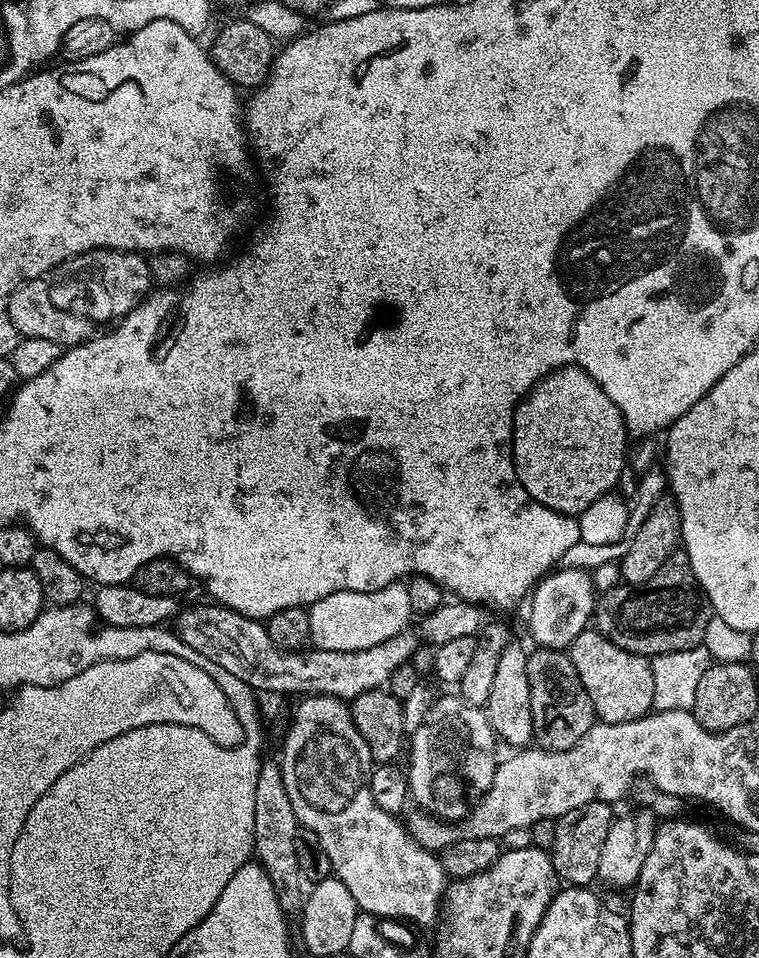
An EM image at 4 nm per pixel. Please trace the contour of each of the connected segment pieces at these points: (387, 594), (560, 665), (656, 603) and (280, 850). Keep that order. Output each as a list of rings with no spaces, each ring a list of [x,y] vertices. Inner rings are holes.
[[[400,582],[373,592],[330,594],[311,604],[307,614],[311,643],[318,648],[343,652],[378,646],[378,642],[386,642],[386,638],[394,638],[394,634],[408,627],[414,616],[410,595],[407,594],[405,585]]]
[[[537,647],[528,652],[526,678],[530,682],[530,714],[532,715],[532,733],[539,747],[550,752],[570,750],[586,738],[592,725],[597,723],[596,711],[574,670],[574,662],[567,651],[558,648]]]
[[[631,586],[601,591],[594,613],[595,631],[609,638],[650,638],[654,634],[672,634],[674,630],[692,630],[700,610],[710,610],[708,597],[692,588],[637,590]]]
[[[265,759],[260,765],[258,786],[255,790],[254,830],[256,831],[255,859],[268,871],[272,885],[276,888],[276,899],[285,913],[296,914],[304,907],[310,891],[310,882],[306,874],[302,874],[302,866],[298,866],[298,854],[294,850],[294,838],[301,828],[294,806],[290,806],[290,794],[286,794],[286,782],[282,778],[282,770],[275,759]]]

